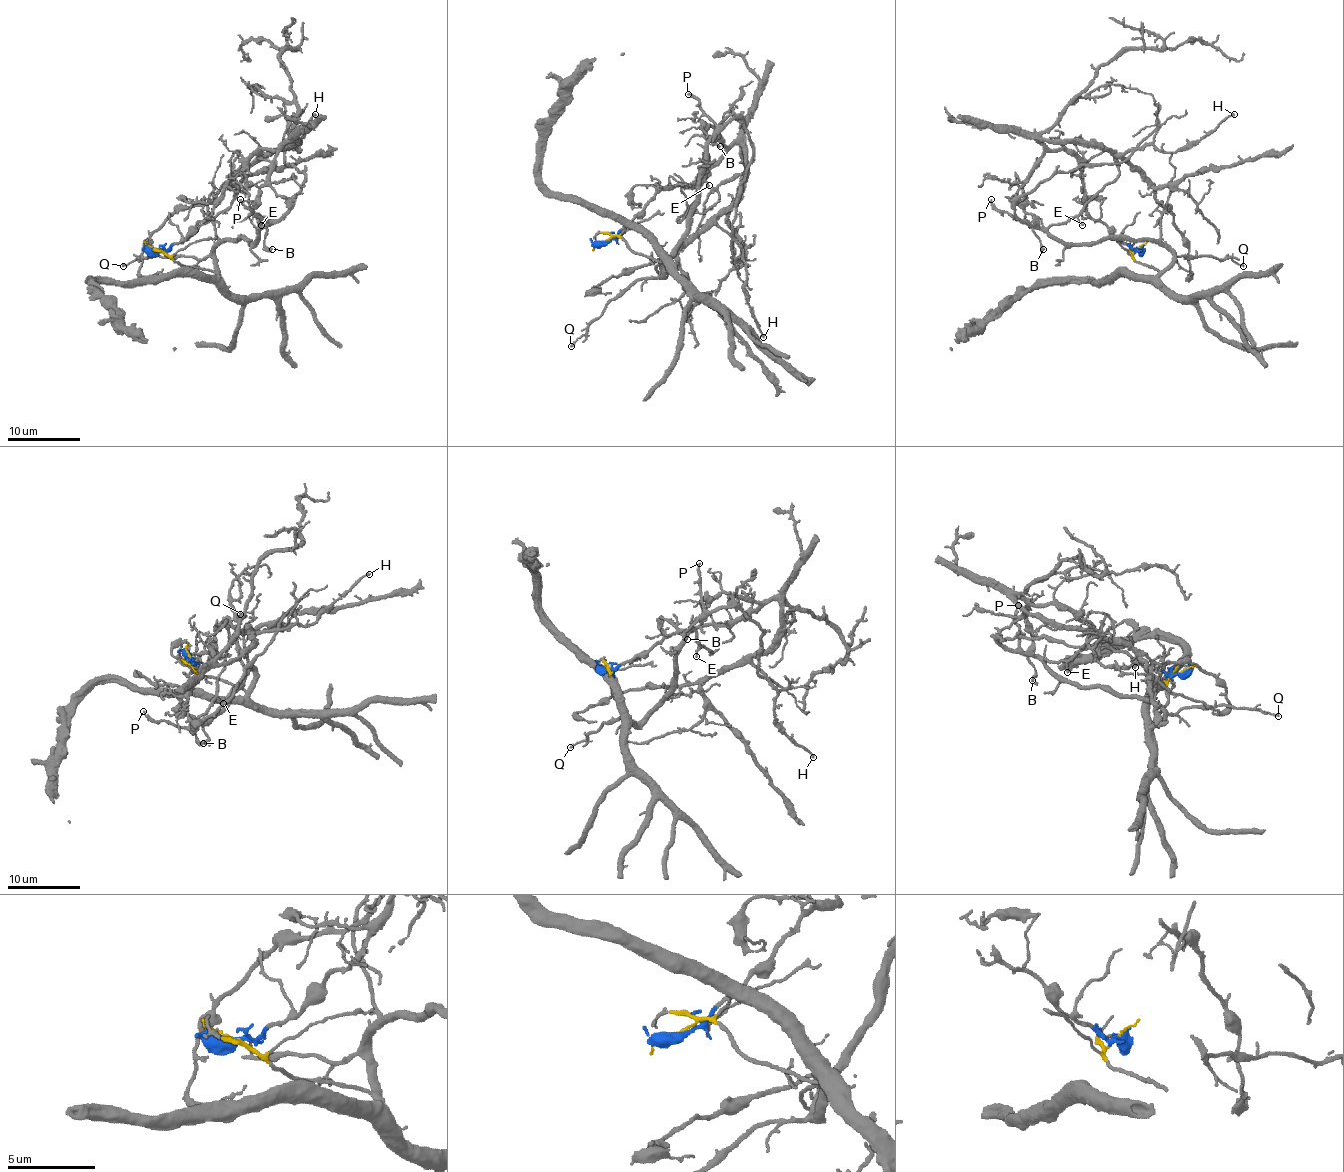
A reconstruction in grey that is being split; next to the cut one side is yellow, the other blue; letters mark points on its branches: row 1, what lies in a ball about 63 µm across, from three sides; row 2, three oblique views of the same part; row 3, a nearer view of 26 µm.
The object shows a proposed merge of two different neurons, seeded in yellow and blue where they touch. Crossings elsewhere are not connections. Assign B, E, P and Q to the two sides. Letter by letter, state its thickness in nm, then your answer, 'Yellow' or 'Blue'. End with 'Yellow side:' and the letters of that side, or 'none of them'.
B: Thickness 190 nm. Yellow
E: Thickness 130 nm. Yellow
P: Thickness 110 nm. Yellow
Q: Thickness 120 nm. Yellow
Yellow side: B, E, P, Q

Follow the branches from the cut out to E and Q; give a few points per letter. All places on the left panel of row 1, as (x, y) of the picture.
E: (153, 247), (175, 262), (213, 271), (223, 240), (252, 244), (257, 216), (261, 225)
Q: (153, 247), (190, 267), (215, 271), (215, 262), (210, 256), (137, 258), (122, 265)

